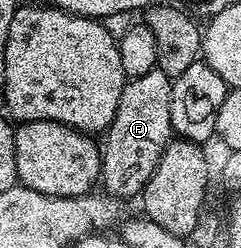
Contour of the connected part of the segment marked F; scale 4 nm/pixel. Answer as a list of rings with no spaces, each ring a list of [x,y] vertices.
[[[158,69],[125,82],[118,113],[114,113],[114,121],[103,136],[104,143],[102,139],[99,182],[102,187],[104,183],[107,194],[128,201],[131,195],[139,196],[146,181],[150,181],[150,173],[154,173],[162,153],[174,138],[170,125],[171,92],[172,80]]]

